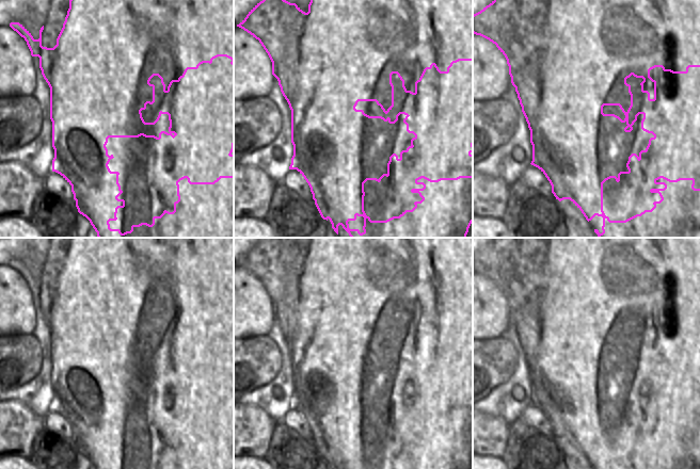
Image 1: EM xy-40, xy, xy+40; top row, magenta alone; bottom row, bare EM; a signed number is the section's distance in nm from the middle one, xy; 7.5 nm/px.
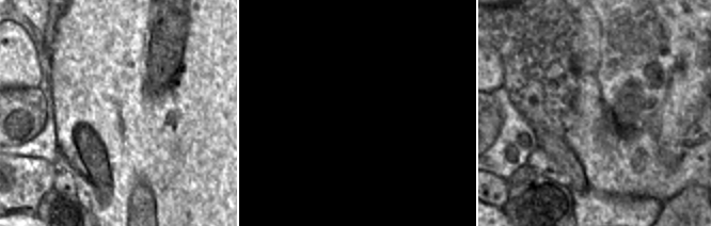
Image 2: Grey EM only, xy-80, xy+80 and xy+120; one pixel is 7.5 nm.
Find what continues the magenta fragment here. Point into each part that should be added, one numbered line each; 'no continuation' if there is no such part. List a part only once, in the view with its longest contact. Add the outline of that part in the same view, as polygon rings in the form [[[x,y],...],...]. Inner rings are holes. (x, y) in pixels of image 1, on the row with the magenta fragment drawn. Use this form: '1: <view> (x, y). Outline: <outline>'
no continuation.

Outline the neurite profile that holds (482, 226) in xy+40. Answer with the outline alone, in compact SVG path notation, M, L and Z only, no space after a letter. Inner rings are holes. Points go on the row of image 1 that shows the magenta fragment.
M473 214L473 238L514 238L500 219Z

